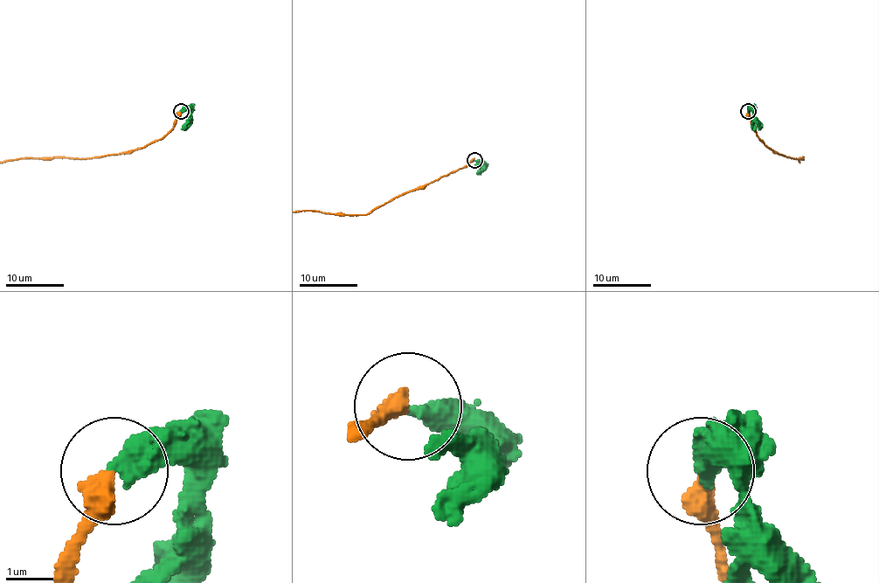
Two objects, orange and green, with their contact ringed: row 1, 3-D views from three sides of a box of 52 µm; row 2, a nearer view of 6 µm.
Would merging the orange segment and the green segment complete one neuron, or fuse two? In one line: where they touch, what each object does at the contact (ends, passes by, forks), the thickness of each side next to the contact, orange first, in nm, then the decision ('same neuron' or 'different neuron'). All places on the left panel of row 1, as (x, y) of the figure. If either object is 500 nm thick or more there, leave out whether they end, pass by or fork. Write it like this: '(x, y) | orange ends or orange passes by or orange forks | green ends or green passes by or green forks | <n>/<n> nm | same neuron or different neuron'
(181, 111) | orange ends | green ends | 400/380 nm | same neuron

